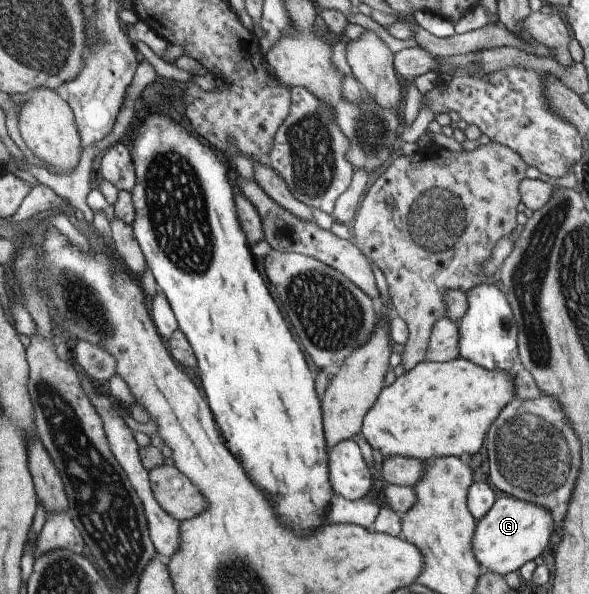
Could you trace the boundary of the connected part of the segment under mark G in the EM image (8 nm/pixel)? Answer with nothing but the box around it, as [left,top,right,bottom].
[471,495,558,576]

